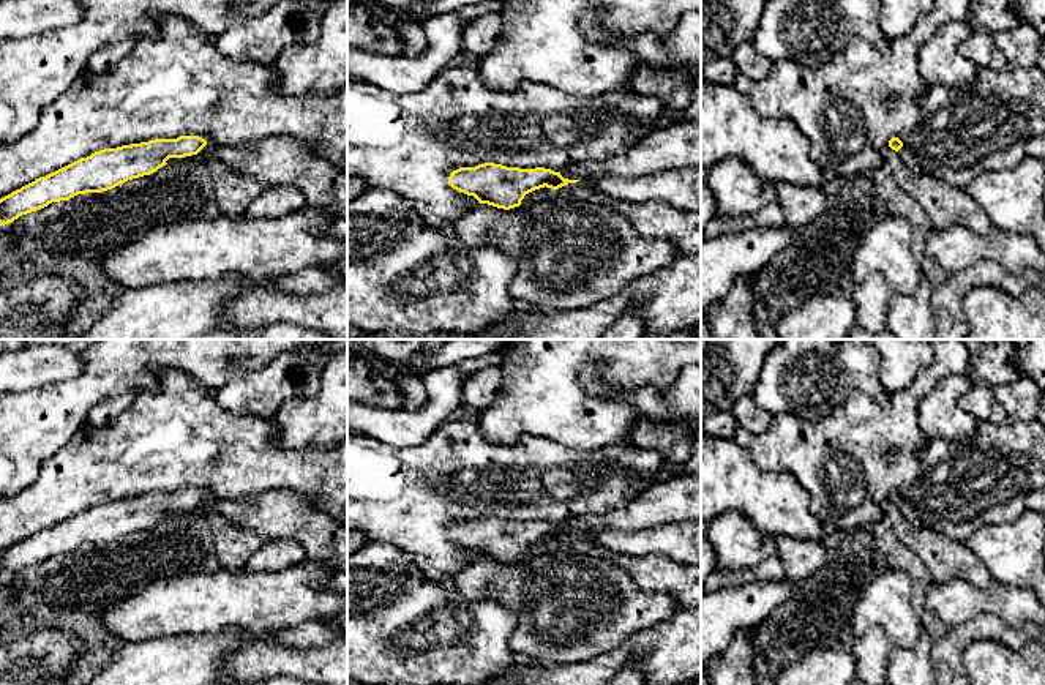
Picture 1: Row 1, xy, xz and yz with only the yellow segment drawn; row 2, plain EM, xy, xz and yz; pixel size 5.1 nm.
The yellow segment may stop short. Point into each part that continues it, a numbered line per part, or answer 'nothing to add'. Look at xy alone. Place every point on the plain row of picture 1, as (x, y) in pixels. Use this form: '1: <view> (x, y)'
nothing to add

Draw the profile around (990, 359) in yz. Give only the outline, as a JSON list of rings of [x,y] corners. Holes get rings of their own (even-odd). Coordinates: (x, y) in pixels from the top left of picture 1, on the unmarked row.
[[[963,339],[969,350],[969,365],[988,387],[1012,385],[1020,379],[1010,355],[1013,339]]]

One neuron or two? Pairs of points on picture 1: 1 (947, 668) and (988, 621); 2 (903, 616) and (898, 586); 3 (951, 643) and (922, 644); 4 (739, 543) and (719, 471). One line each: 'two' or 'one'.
1: one
2: one
3: two
4: two

